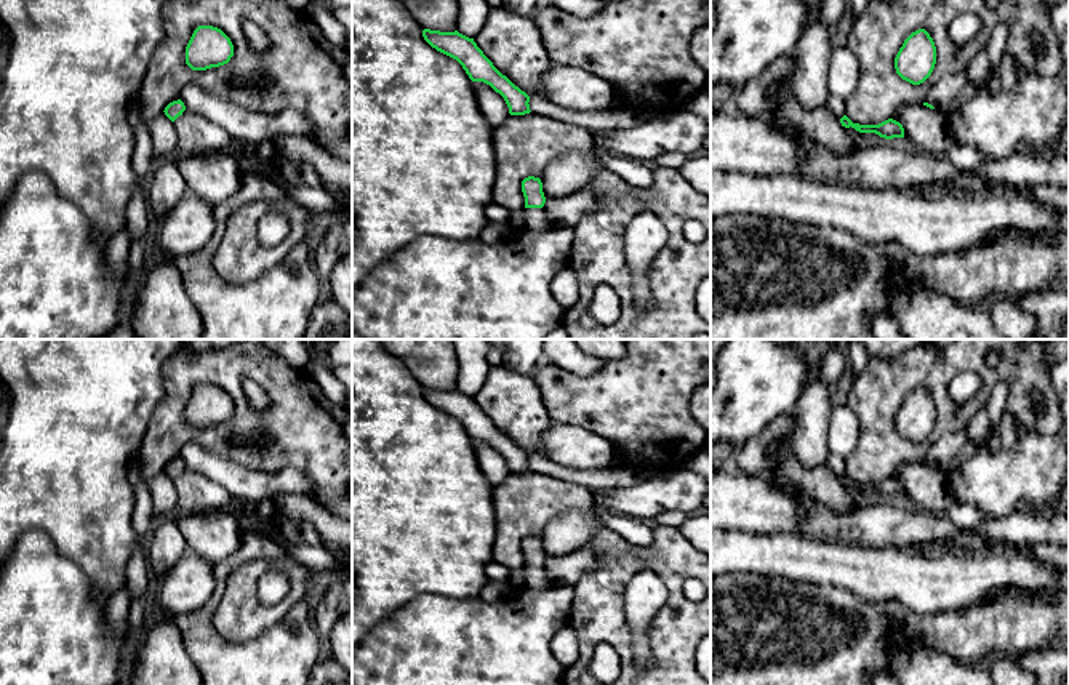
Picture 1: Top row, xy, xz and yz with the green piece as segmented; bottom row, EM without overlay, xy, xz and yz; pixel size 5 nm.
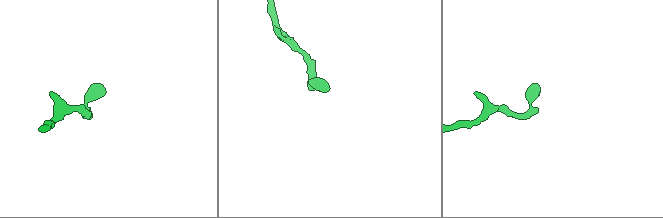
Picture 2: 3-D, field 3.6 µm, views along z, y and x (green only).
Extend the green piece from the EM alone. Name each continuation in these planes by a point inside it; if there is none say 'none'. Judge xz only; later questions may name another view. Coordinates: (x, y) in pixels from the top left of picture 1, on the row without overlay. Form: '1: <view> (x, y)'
1: xz (535, 576)

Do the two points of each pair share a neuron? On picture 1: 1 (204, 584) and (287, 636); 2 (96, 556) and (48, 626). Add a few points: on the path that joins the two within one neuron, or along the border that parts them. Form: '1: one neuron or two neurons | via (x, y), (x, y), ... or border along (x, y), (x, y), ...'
1: two neurons | border along (215, 589), (200, 607), (183, 613)
2: two neurons | border along (56, 549), (77, 565), (96, 596), (108, 599)

